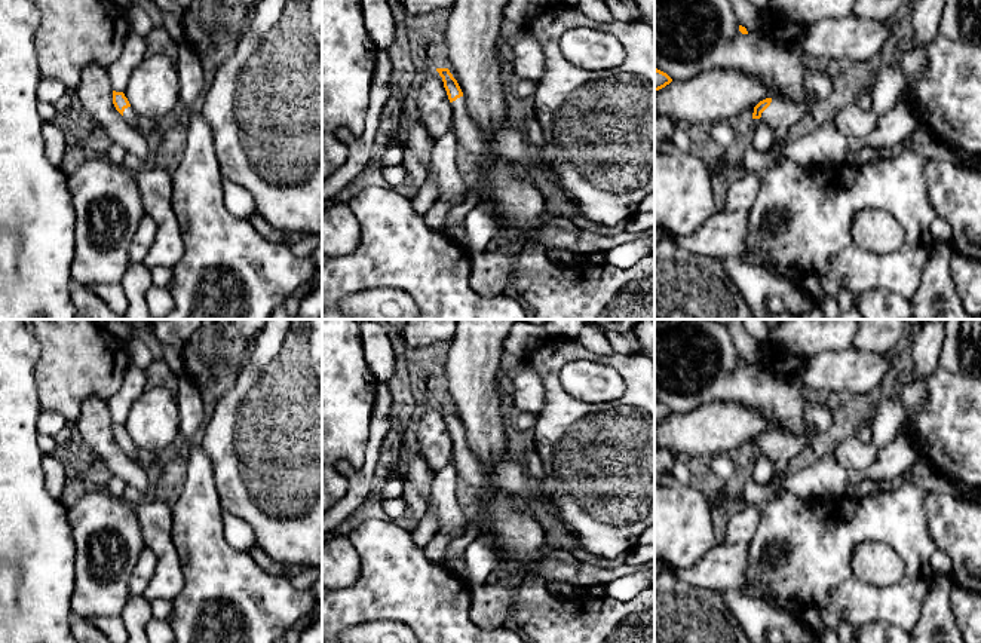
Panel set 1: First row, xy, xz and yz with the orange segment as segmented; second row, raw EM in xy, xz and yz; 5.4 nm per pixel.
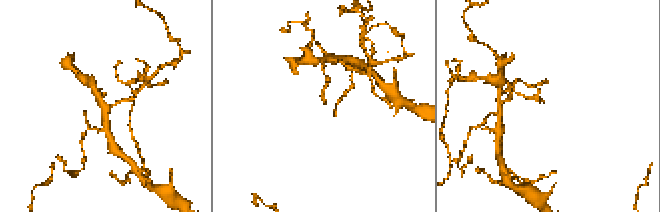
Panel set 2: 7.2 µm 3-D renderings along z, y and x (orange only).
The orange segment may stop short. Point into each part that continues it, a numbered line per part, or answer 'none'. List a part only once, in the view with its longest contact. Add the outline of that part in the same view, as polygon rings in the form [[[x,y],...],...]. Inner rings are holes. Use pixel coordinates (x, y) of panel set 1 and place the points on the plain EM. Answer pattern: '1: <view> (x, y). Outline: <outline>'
1: yz (782, 449). Outline: [[[813,392],[804,402],[804,429],[800,435],[775,431],[761,445],[775,465],[776,478],[784,480],[794,468],[795,457],[834,426],[836,399]]]

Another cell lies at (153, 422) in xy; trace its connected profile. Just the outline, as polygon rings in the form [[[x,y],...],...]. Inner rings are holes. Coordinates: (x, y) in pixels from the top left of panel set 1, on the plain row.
[[[157,386],[144,391],[134,402],[123,426],[144,456],[166,448],[180,434],[175,389]]]

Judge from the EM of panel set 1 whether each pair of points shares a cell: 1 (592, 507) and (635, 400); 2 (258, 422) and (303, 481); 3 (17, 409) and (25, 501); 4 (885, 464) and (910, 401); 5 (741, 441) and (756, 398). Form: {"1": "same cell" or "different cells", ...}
{"1": "same cell", "2": "same cell", "3": "same cell", "4": "different cells", "5": "different cells"}

